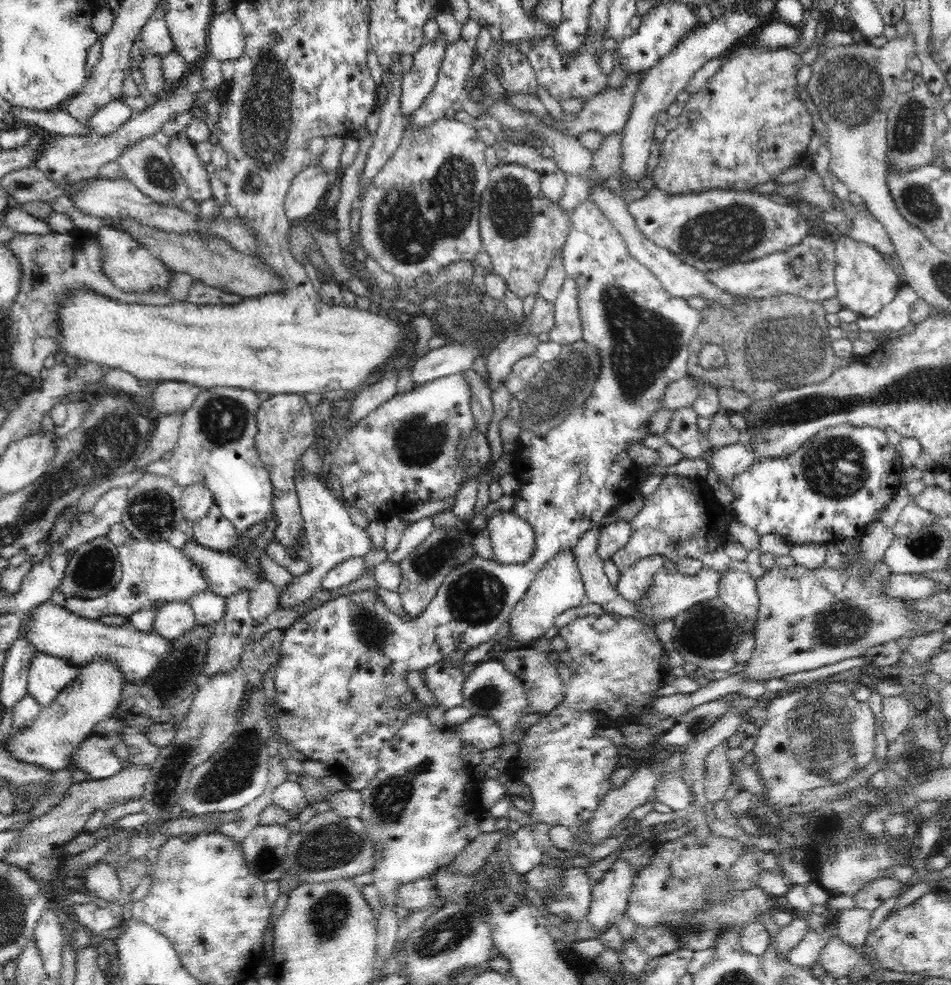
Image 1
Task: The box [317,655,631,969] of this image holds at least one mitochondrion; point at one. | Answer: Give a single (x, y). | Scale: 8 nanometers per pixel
(389, 797)

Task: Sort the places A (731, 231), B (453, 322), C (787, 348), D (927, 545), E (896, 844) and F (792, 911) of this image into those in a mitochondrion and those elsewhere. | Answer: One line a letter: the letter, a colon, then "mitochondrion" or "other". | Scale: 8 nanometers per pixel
A: mitochondrion
B: mitochondrion
C: mitochondrion
D: mitochondrion
E: other
F: other

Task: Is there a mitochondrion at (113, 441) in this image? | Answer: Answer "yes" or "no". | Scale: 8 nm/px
yes

